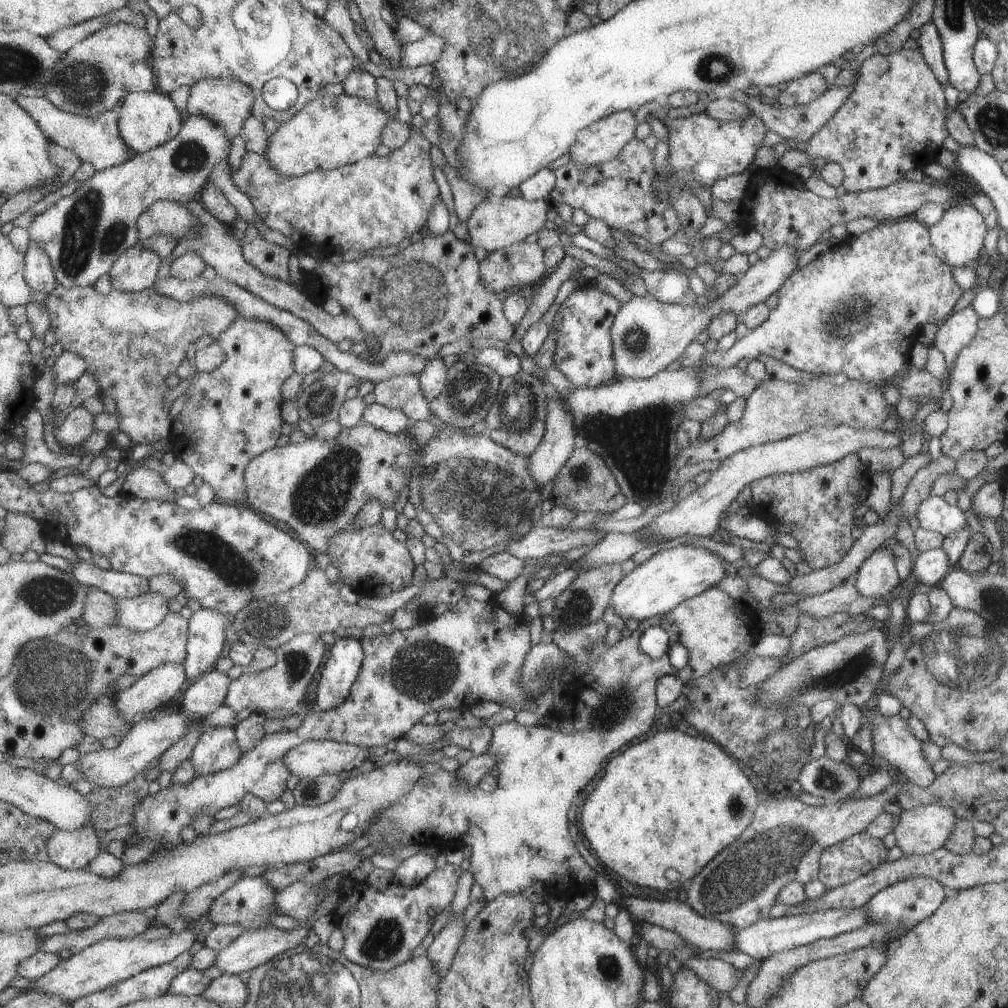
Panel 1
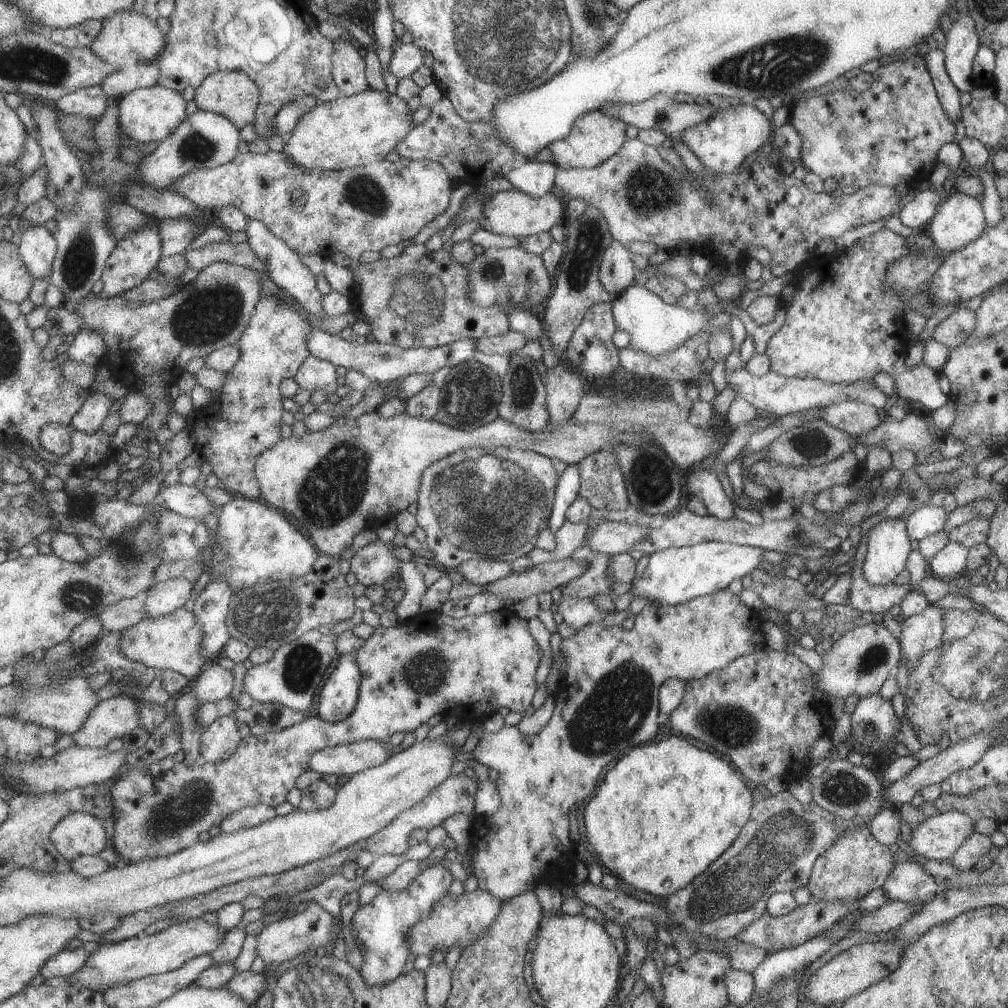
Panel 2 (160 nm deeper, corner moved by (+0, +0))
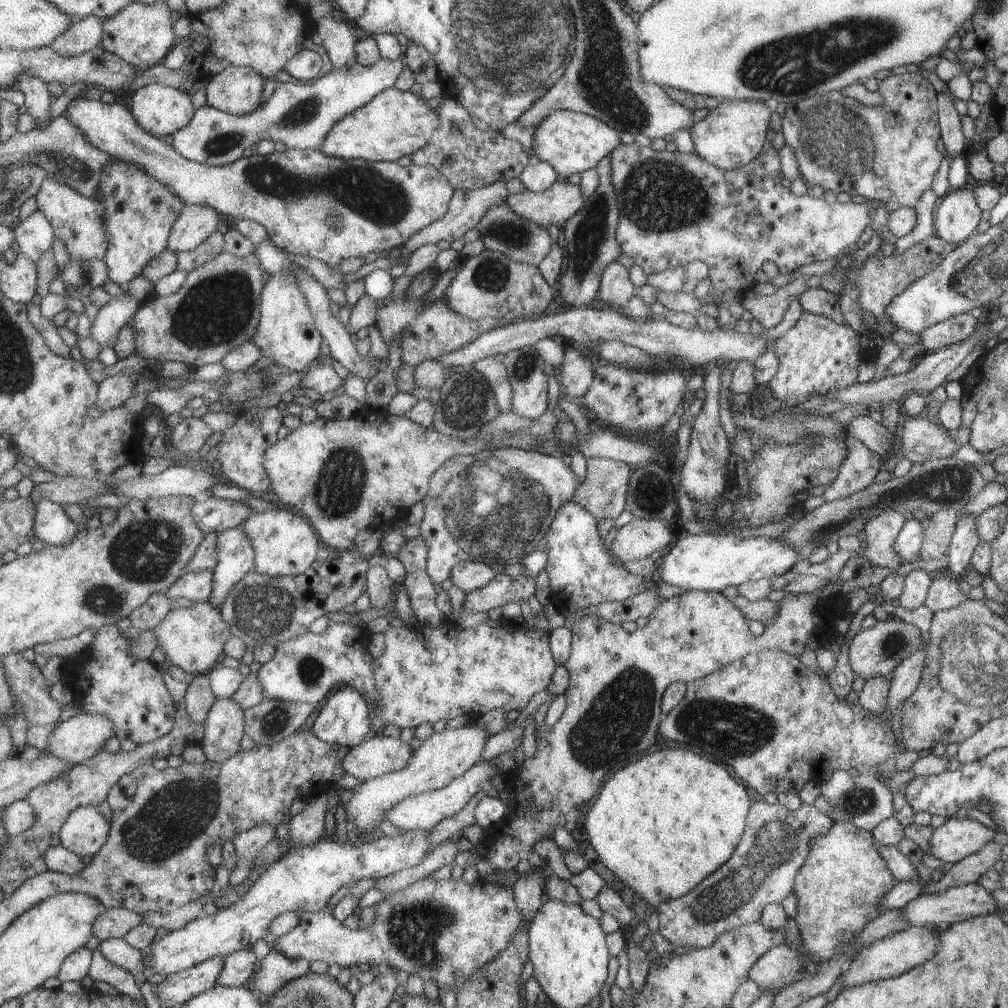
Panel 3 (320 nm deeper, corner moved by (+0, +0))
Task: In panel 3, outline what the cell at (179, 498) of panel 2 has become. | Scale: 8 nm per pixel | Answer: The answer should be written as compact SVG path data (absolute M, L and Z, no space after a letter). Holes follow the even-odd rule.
M212 494L194 498L194 503L190 511L193 513L194 520L204 534L210 532L219 533L225 529L229 530L239 527L244 519L252 515L251 507L246 505L243 501L218 499Z

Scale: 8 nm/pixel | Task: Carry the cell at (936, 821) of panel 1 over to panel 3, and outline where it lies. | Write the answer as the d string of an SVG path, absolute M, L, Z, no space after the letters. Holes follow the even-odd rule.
M977 816L950 819L931 829L929 846L932 856L943 862L957 863L966 856L975 854L992 840L995 829Z

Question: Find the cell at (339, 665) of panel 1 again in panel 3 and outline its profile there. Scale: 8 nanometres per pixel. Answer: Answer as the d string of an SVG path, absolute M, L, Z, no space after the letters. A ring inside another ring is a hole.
M343 685L341 688L335 689L331 696L323 700L310 732L323 742L343 744L349 749L361 744L371 732L369 708L365 698L353 686Z

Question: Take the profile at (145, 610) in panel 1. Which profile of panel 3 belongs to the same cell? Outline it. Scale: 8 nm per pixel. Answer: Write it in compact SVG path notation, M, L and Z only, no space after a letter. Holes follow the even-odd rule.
M203 569L197 572L183 573L171 583L165 593L175 605L177 598L187 598L192 603L203 603L208 600L212 591L212 570Z

